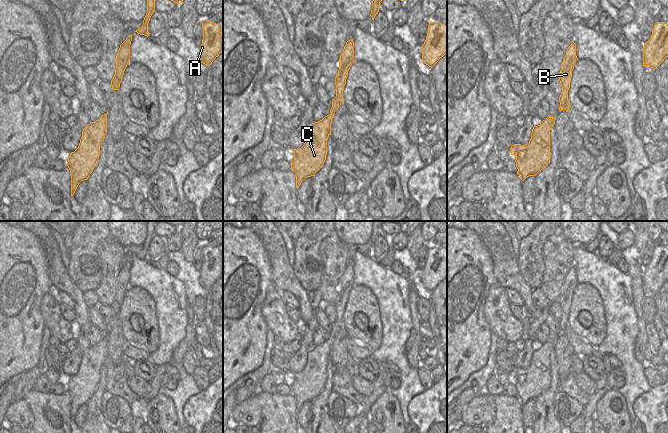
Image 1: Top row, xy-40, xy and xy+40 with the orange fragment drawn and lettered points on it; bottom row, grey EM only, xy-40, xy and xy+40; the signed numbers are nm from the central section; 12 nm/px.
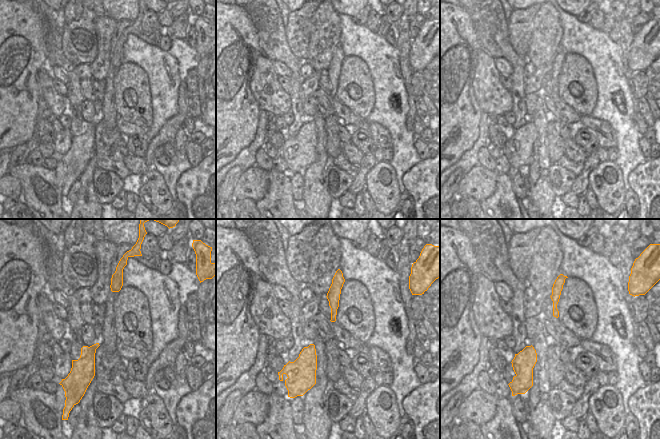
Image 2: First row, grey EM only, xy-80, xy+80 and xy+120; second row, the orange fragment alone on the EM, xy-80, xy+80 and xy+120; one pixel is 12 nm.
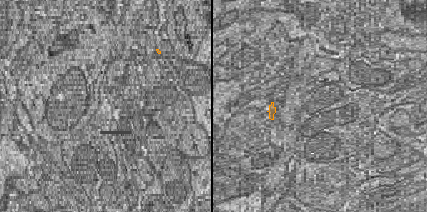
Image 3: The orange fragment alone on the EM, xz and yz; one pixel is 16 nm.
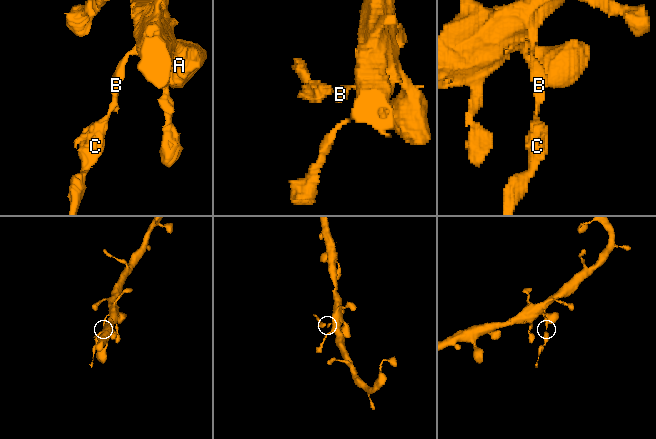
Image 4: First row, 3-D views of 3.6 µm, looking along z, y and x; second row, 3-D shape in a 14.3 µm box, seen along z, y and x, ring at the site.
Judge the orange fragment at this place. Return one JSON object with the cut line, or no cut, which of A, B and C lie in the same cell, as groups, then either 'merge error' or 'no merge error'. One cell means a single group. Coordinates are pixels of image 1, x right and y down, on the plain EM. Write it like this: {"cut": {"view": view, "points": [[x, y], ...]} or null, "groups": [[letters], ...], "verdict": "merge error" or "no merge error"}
{"cut": {"view": "xy", "points": [[330, 337], [333, 339]]}, "groups": [["A", "B"], ["C"]], "verdict": "merge error"}

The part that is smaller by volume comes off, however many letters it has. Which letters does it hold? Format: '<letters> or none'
C

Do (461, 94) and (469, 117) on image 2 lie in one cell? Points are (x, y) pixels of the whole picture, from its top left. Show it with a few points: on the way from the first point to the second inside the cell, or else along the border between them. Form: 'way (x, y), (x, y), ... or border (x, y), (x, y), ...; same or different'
way (461, 100), (461, 109), (463, 111); same

